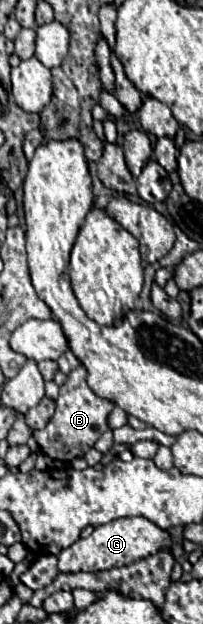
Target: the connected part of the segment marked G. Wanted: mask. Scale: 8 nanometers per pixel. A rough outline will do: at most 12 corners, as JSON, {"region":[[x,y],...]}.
{"region":[[146,517],[98,525],[58,555],[64,573],[124,567],[172,551]]}

